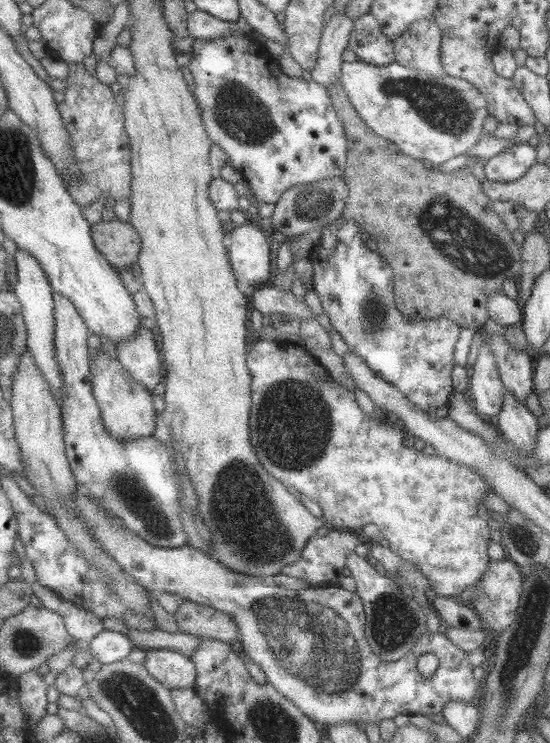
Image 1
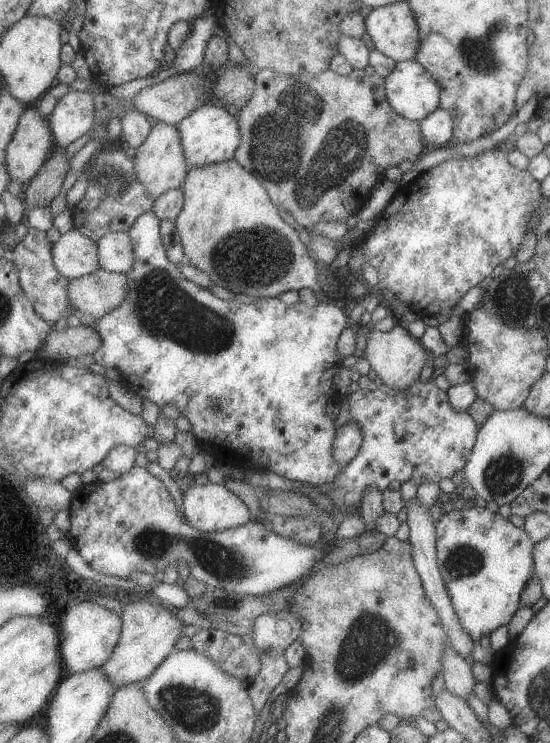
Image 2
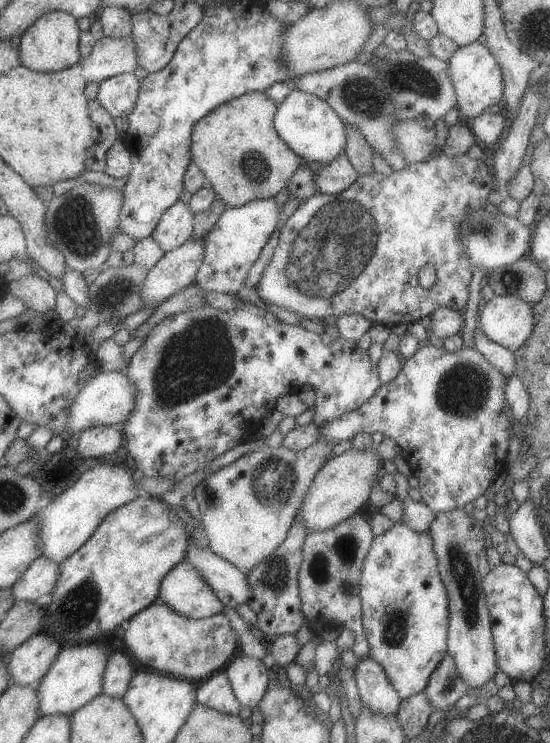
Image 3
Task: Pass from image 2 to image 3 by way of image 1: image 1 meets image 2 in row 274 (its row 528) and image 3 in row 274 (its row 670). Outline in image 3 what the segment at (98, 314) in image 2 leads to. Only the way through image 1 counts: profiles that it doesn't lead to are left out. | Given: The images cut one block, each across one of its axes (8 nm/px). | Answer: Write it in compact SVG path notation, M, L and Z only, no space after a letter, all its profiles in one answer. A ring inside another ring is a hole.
M440 152L428 160L422 160L418 163L409 162L401 171L393 171L388 176L376 172L368 175L359 175L359 178L351 185L351 188L344 190L339 195L314 194L298 207L281 228L279 240L275 244L275 254L265 268L255 290L265 303L301 313L306 318L306 321L310 322L331 320L331 316L339 318L348 314L361 314L361 316L367 317L367 320L372 322L373 325L381 324L391 329L398 324L405 326L409 322L419 321L424 316L430 315L437 307L449 307L459 310L461 307L465 307L465 302L467 302L467 287L469 282L471 282L472 272L472 264L467 258L465 247L460 241L460 224L469 218L472 211L484 208L487 194L492 190L492 186L493 174L490 166L487 165L487 161L473 160L466 154L448 157ZM425 264L434 266L436 274L435 282L427 289L417 283L417 272Z

